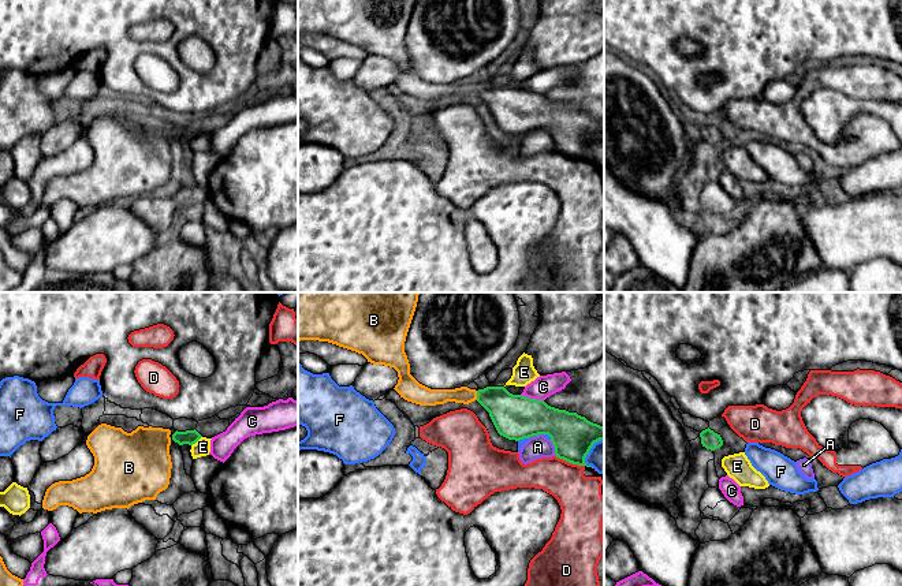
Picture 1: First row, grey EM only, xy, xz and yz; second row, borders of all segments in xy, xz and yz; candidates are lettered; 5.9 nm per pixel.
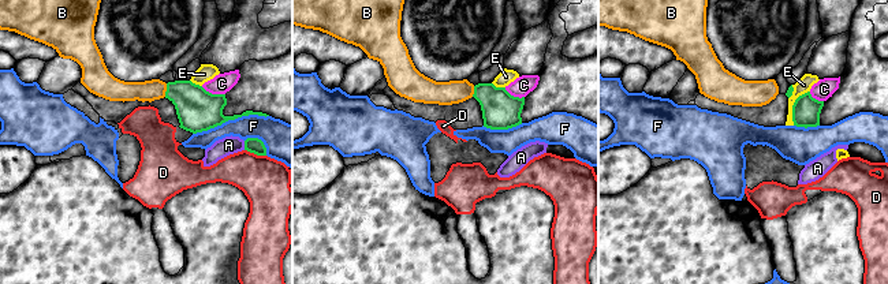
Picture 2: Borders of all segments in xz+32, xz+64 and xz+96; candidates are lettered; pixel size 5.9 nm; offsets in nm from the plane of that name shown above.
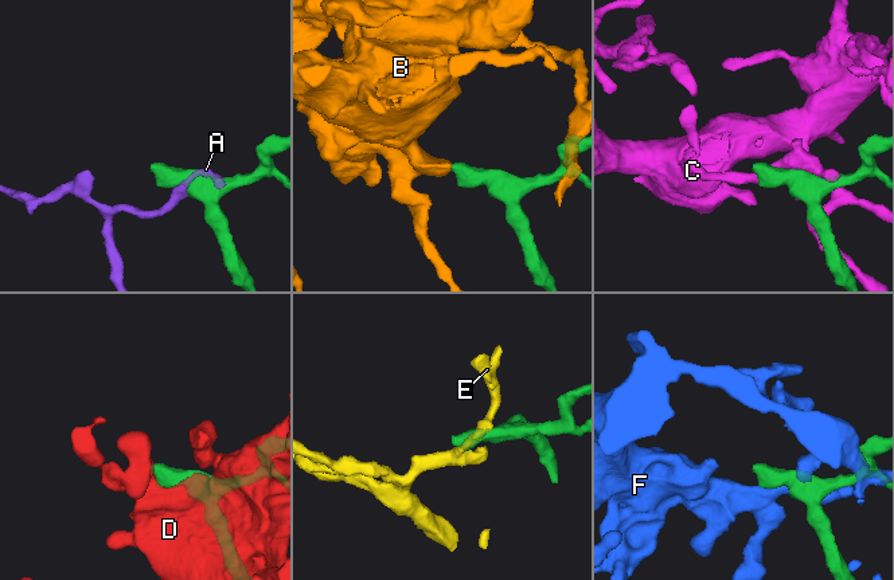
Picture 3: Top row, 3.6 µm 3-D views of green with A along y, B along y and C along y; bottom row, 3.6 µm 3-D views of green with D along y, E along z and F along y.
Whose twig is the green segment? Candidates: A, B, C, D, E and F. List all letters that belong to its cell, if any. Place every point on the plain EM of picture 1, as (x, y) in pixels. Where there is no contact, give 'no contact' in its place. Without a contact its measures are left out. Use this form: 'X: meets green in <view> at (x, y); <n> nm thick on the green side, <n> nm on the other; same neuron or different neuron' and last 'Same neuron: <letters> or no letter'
A: meets green in xz at (555, 142); 260 nm thick on the green side, 130 nm on the other; different neuron
B: meets green in xz at (477, 89); 260 nm thick on the green side, 100 nm on the other; same neuron
C: meets green in xz at (532, 93); 260 nm thick on the green side, 140 nm on the other; different neuron
D: meets green in xz at (570, 156); 260 nm thick on the green side, 260 nm on the other; different neuron
E: meets green in xy at (196, 135); 90 nm thick on the green side, 100 nm on the other; different neuron
F: meets green in xz at (589, 144); 260 nm thick on the green side, 180 nm on the other; different neuron
Same neuron: B

